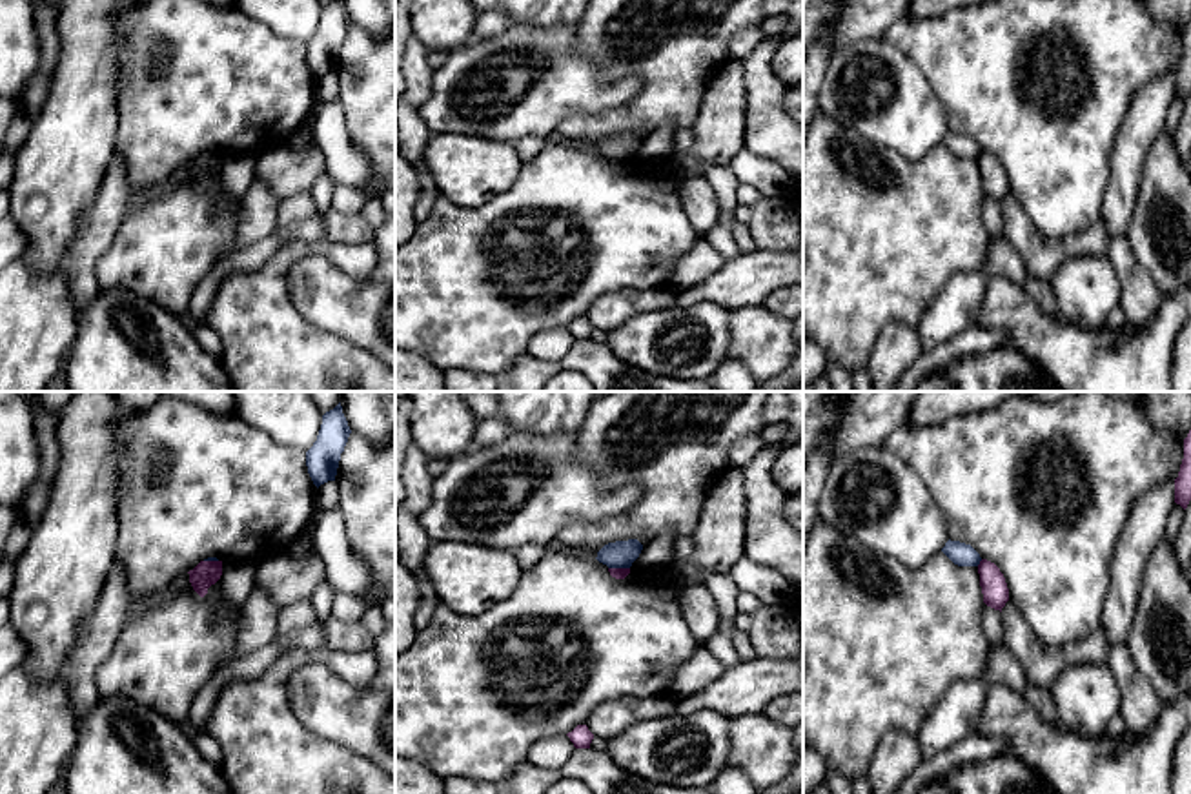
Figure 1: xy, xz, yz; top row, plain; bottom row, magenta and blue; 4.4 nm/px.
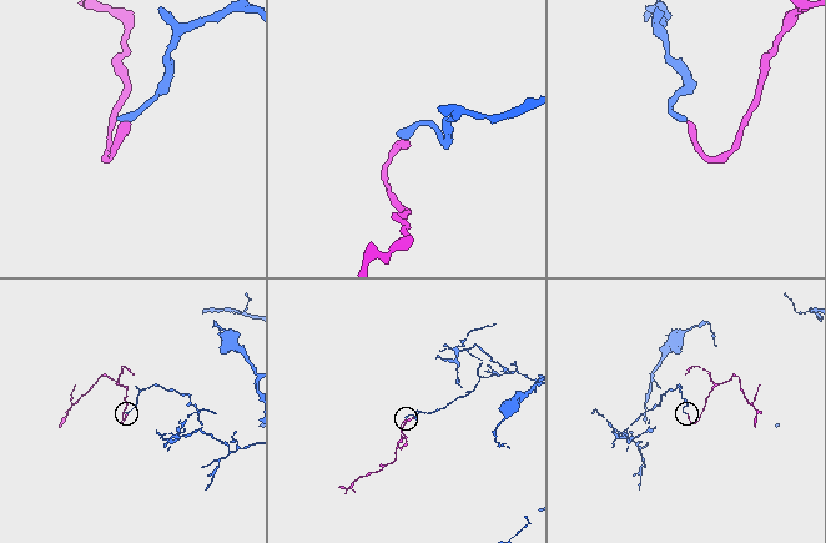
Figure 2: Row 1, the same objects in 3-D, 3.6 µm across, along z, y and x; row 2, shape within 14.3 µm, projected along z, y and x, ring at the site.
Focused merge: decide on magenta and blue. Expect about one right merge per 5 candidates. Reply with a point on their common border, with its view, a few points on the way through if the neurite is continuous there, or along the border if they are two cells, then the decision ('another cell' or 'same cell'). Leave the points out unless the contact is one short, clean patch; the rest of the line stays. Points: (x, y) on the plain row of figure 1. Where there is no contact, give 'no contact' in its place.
yz (980, 155) | along yz (982, 152), (977, 157) | another cell

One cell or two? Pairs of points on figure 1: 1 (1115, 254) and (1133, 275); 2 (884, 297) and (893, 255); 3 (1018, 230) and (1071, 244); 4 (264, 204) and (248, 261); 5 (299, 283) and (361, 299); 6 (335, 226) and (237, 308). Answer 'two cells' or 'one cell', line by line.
1: one cell
2: one cell
3: one cell
4: two cells
5: one cell
6: two cells

